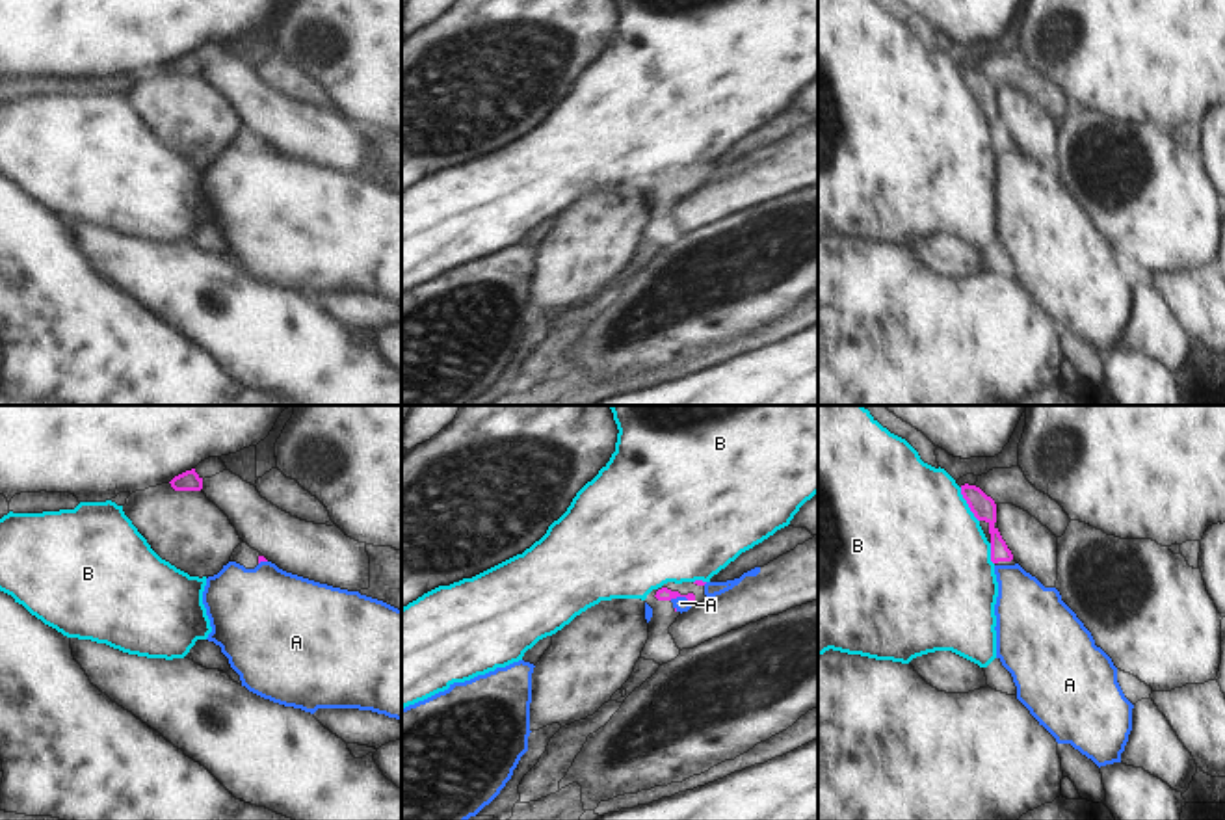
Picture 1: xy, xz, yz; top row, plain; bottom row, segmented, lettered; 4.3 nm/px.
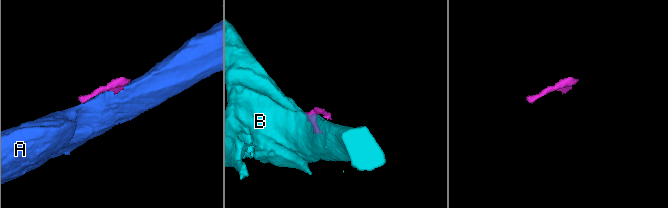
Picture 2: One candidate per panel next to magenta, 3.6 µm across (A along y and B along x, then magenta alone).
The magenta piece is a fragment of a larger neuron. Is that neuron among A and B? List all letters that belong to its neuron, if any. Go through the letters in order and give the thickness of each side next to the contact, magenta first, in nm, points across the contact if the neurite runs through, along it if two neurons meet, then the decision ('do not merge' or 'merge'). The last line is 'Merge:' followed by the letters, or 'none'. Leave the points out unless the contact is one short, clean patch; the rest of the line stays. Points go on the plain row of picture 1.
A: 60 nm thick on the magenta side, 60 nm on the other; runs through xz (664, 177), (683, 179), (681, 186); merge
B: 110 nm thick on the magenta side, 500 nm on the other; border along yz (960, 71), (978, 105); do not merge
Merge: A

